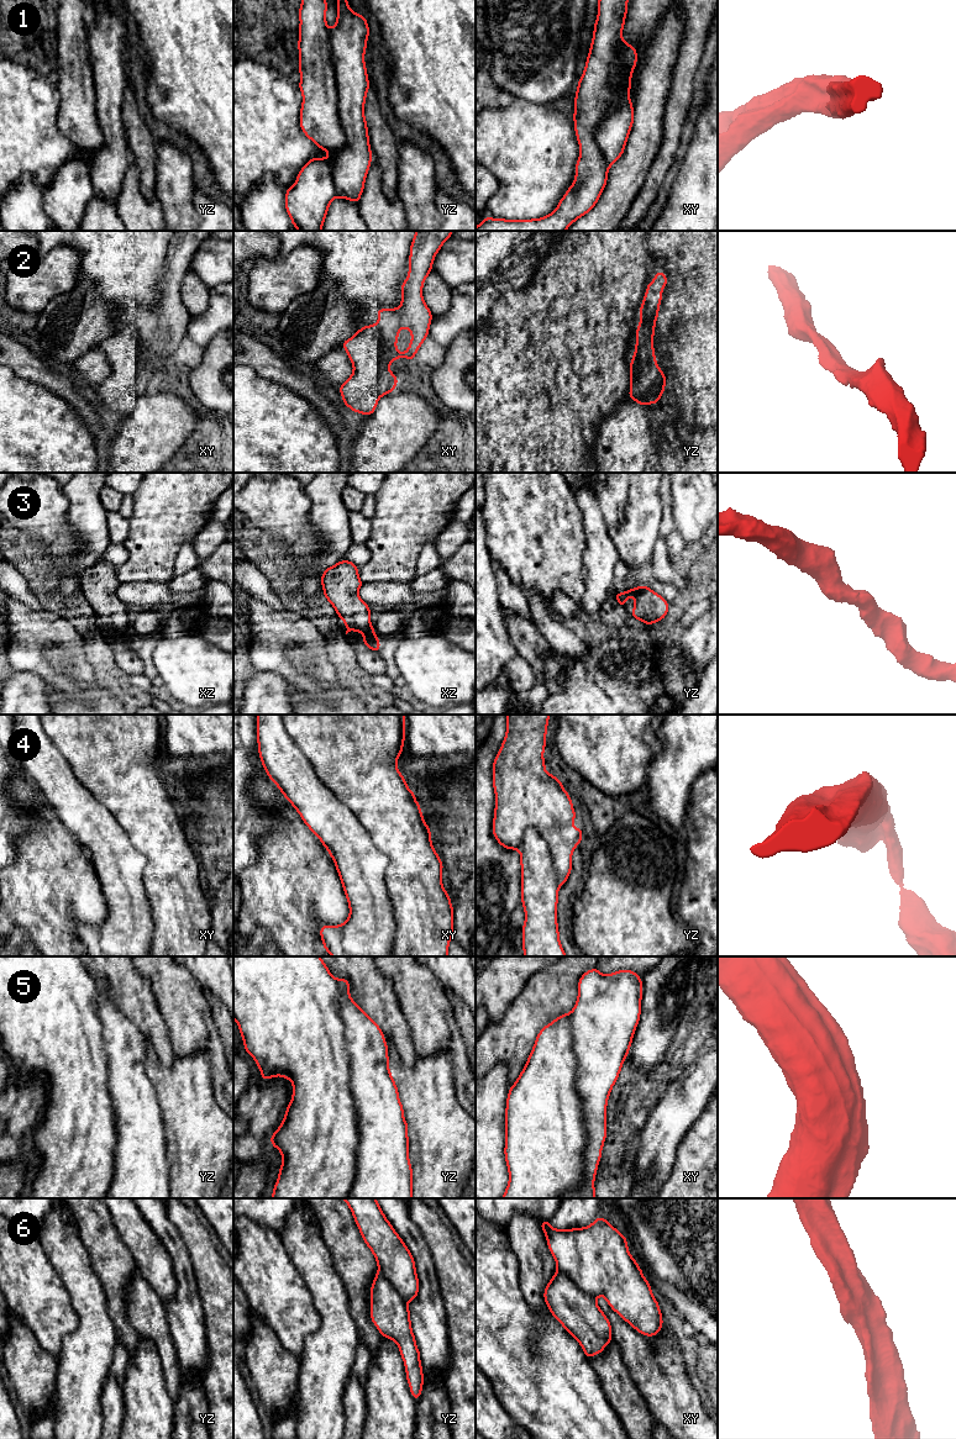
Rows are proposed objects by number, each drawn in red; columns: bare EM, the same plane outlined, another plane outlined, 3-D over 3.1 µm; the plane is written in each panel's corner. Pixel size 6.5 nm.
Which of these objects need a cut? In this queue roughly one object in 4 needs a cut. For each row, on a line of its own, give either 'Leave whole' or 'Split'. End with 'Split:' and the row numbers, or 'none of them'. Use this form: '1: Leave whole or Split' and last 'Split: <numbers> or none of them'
1: Leave whole
2: Leave whole
3: Leave whole
4: Leave whole
5: Leave whole
6: Leave whole
Split: none of them

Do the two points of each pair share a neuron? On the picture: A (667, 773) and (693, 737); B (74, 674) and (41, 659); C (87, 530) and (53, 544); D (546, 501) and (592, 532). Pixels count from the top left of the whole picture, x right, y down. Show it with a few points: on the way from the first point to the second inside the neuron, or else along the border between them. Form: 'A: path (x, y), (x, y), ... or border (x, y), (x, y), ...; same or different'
A: path (676, 764), (692, 746); same
B: path (66, 676), (54, 676), (46, 668); same
C: border (68, 506), (67, 522), (80, 548), (61, 559); different
D: border (576, 500), (583, 525), (583, 555); different

